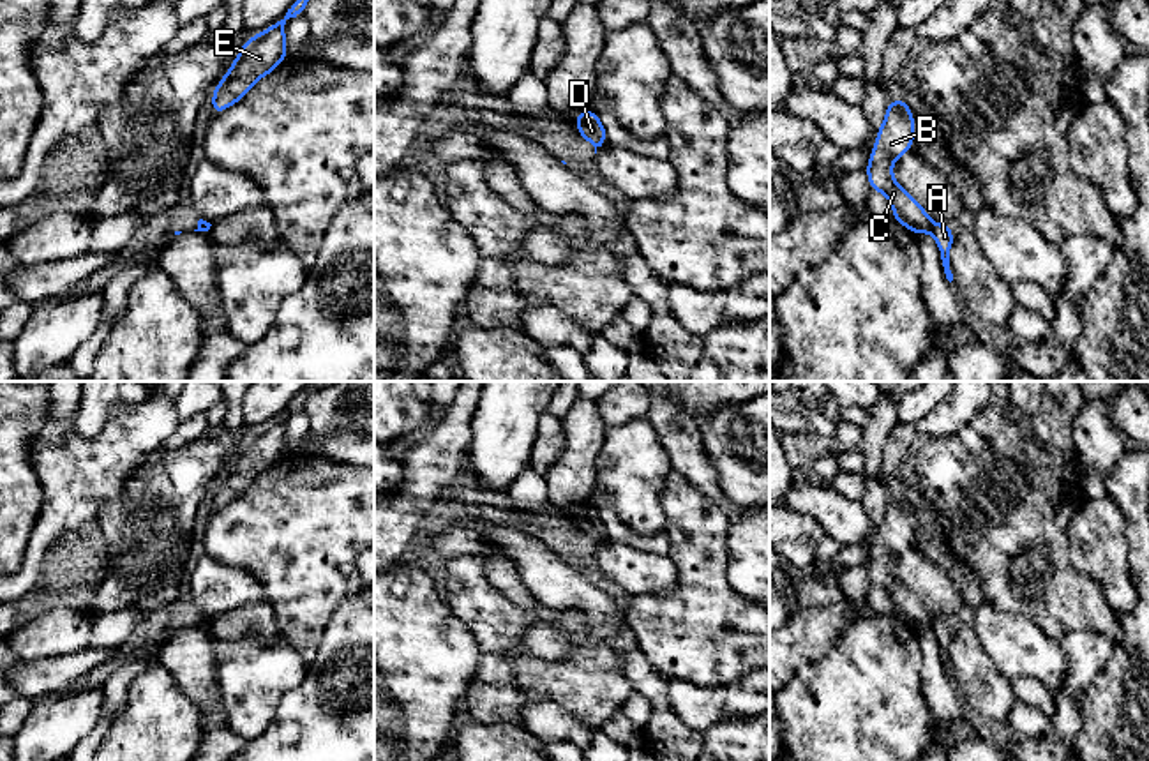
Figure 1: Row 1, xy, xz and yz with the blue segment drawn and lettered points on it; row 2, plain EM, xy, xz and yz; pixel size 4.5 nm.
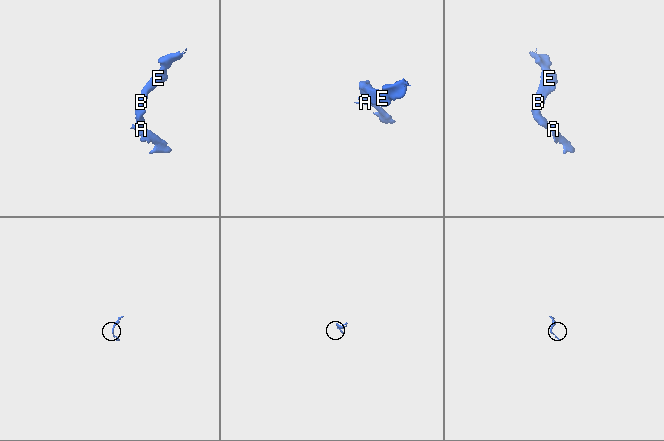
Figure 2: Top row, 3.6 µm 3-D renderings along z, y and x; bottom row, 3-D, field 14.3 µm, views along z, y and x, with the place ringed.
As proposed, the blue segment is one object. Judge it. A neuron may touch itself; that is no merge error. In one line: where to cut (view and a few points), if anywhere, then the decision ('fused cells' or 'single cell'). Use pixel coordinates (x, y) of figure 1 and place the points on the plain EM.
yz (929, 615), (931, 625) | fused cells

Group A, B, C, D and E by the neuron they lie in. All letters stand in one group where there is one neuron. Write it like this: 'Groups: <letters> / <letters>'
Groups: A / B C D E

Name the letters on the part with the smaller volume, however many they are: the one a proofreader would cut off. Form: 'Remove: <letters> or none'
Remove: A

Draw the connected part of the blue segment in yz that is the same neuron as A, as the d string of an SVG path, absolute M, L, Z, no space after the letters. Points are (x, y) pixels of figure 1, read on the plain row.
M930 614L930 629L934 630L934 634L939 641L946 674L951 678L953 669L950 666L950 644L953 641L953 623Z

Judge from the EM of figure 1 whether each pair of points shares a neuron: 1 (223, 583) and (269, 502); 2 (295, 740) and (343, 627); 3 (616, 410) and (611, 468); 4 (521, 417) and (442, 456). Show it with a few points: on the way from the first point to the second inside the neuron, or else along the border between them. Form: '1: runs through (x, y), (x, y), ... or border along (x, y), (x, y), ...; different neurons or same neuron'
1: border along (207, 555), (221, 564), (242, 567), (265, 592); different neurons
2: runs through (323, 712), (343, 693), (343, 655); same neuron
3: border along (646, 417), (638, 417), (608, 429); different neurons
4: border along (479, 401), (472, 419), (472, 442), (465, 468); different neurons

